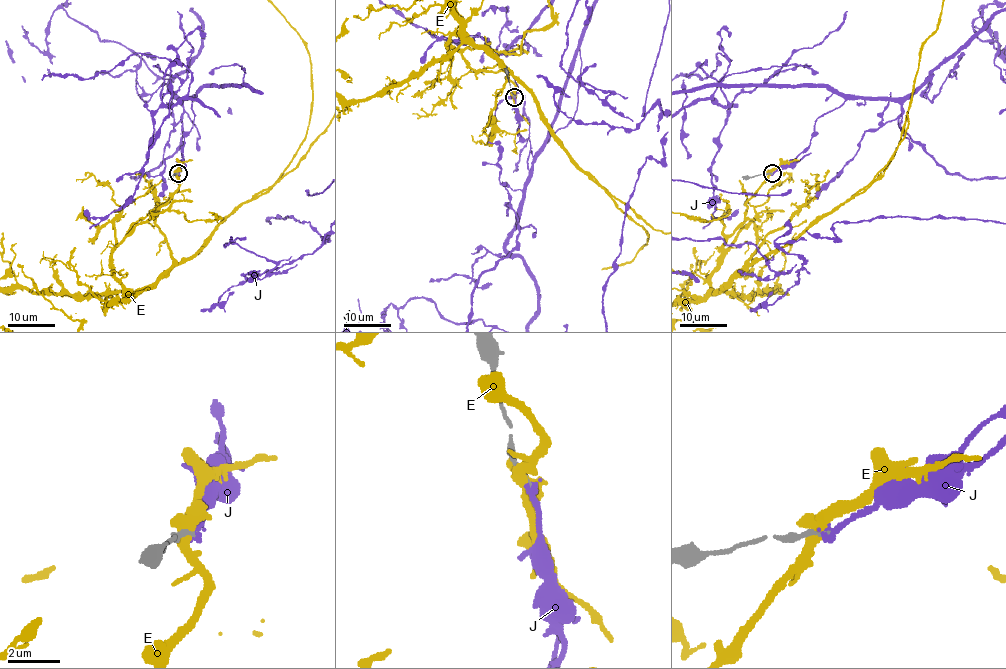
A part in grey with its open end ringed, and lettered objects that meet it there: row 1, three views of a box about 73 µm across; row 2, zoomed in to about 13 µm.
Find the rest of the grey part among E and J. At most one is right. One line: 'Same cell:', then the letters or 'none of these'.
Same cell: J

